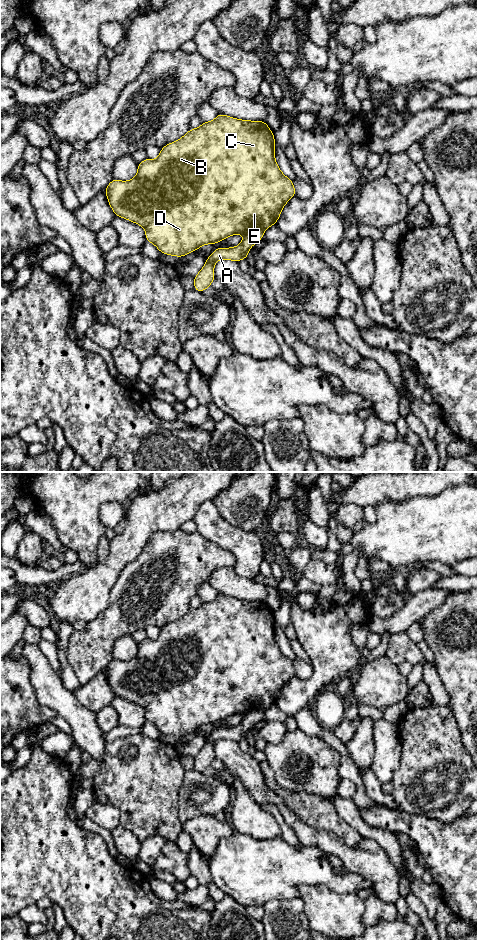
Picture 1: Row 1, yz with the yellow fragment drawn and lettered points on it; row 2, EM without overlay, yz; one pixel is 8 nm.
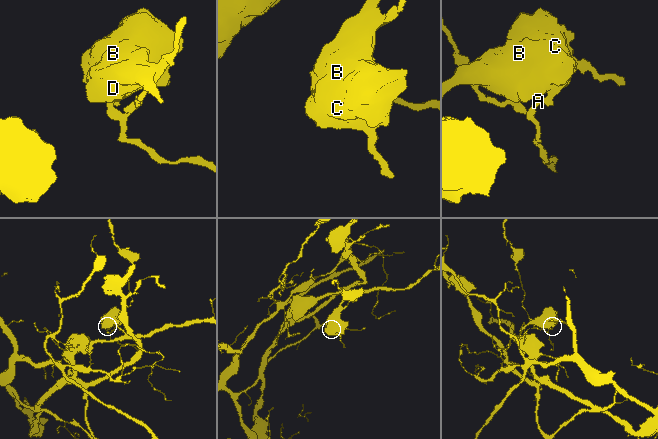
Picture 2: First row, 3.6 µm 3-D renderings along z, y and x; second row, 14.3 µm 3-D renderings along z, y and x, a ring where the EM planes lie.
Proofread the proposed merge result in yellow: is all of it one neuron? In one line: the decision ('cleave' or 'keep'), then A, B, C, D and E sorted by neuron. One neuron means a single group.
cleave; A / B C D E

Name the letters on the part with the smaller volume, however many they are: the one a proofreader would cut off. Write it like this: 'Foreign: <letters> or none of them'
Foreign: A

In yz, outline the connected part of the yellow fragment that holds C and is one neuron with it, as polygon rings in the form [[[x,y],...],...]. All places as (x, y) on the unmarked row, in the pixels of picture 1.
[[[222,593],[210,602],[203,602],[196,609],[190,609],[184,616],[175,622],[171,622],[161,628],[157,639],[146,638],[138,644],[137,655],[128,661],[113,659],[104,672],[107,674],[107,680],[115,696],[122,697],[134,702],[145,709],[146,721],[154,724],[158,730],[167,735],[183,737],[193,731],[196,731],[203,725],[215,724],[234,714],[245,714],[256,708],[263,711],[276,704],[283,687],[296,675],[296,671],[291,659],[287,658],[279,649],[275,640],[275,619],[274,614],[264,601],[241,600],[226,596]]]

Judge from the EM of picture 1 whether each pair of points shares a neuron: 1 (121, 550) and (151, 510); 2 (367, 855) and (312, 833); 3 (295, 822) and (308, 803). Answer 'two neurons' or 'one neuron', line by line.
1: one neuron
2: one neuron
3: two neurons

